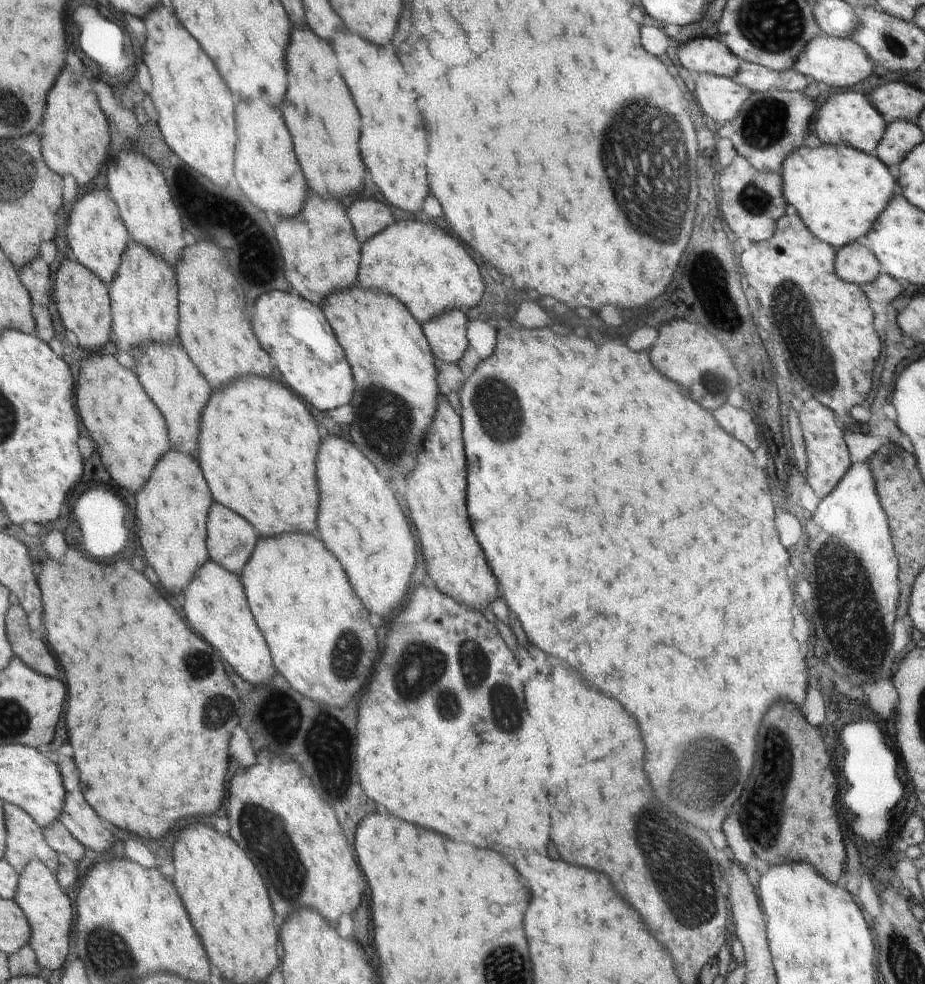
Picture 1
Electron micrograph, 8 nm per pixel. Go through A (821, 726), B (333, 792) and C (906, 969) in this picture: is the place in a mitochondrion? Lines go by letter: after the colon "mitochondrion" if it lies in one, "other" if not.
A: other
B: mitochondrion
C: mitochondrion

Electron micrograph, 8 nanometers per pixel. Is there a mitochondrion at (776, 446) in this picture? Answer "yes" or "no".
no

